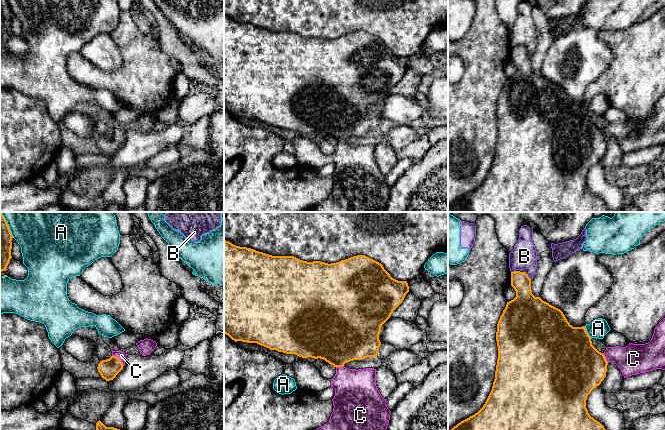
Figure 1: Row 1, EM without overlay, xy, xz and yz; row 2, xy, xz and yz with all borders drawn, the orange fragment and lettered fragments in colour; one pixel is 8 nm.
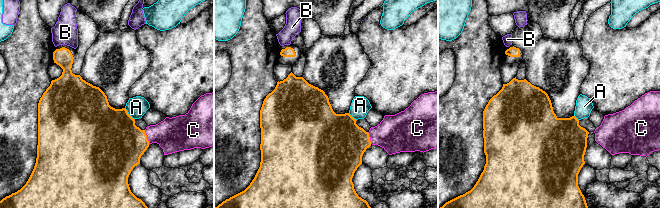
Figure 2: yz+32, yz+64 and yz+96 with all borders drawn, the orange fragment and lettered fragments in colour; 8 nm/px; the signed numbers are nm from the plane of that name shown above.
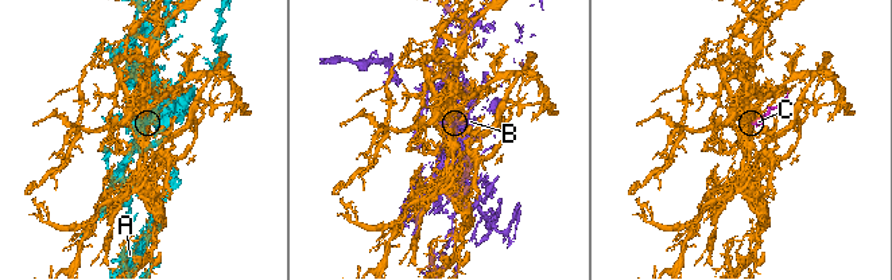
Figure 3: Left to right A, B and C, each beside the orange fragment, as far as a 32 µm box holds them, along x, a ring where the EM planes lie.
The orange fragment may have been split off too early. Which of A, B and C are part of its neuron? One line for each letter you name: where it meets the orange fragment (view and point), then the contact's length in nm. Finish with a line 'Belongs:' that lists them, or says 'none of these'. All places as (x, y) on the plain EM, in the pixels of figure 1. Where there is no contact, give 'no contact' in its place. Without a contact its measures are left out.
C: meets orange in xy at (119, 135); contact 130 nm long
Belongs: C

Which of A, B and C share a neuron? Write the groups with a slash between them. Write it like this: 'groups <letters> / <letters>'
groups A B / C

